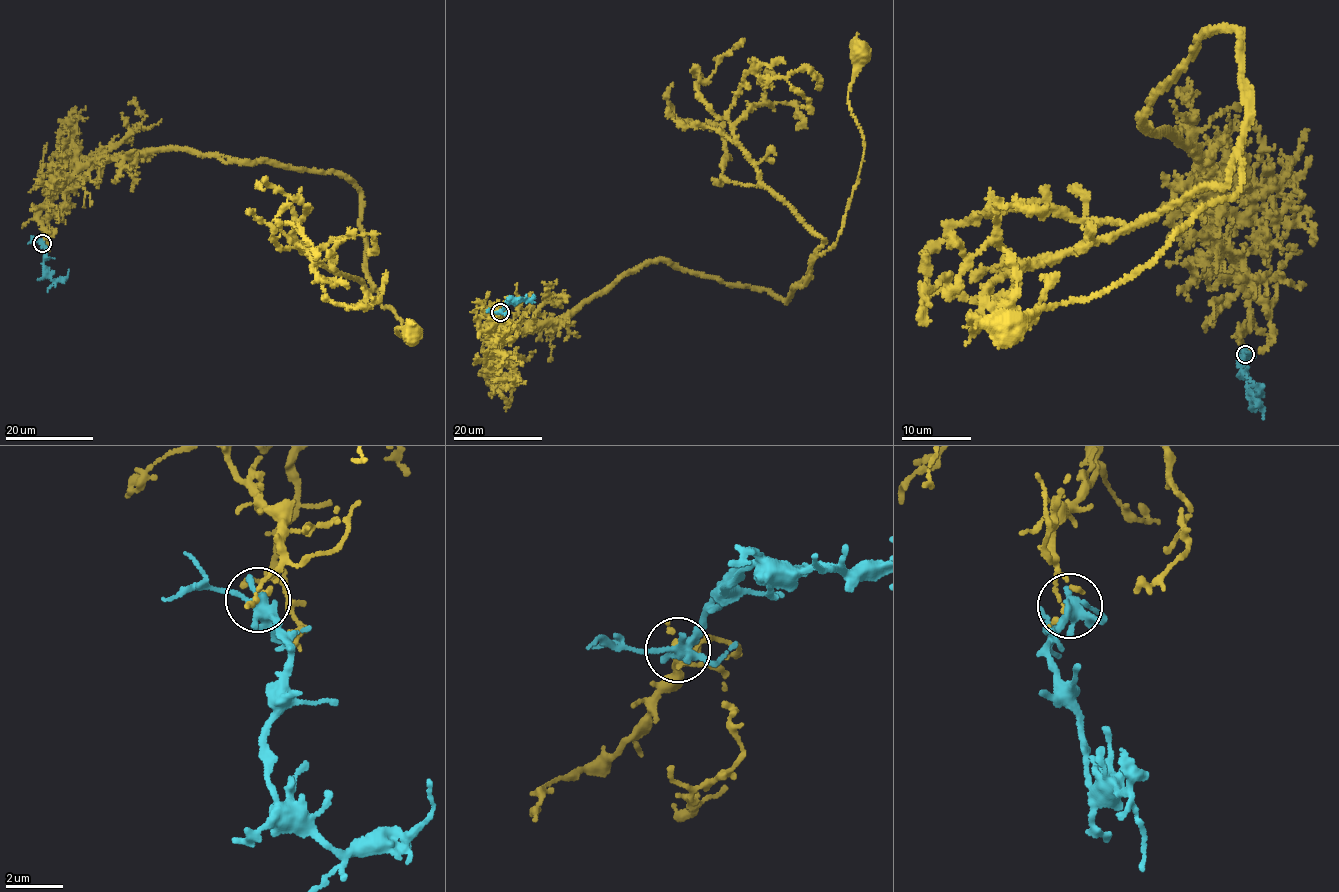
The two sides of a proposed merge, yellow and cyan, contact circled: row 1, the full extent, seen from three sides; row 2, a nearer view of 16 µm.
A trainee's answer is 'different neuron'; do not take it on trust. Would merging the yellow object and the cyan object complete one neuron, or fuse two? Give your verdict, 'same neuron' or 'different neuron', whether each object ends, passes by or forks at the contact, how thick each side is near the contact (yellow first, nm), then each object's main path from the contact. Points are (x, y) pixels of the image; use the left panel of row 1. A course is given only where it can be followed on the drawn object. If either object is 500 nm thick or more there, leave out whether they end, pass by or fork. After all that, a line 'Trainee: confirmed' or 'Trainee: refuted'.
different neuron; yellow ends; cyan forks; calibres 190 and 320 nm; course yellow (42, 242), (52, 195), (106, 160), (187, 147), (346, 174), (367, 277), (412, 333); course cyan (42, 243), (46, 248), (44, 269), (54, 281), (63, 281), (68, 276), (68, 270)
Trainee: confirmed

